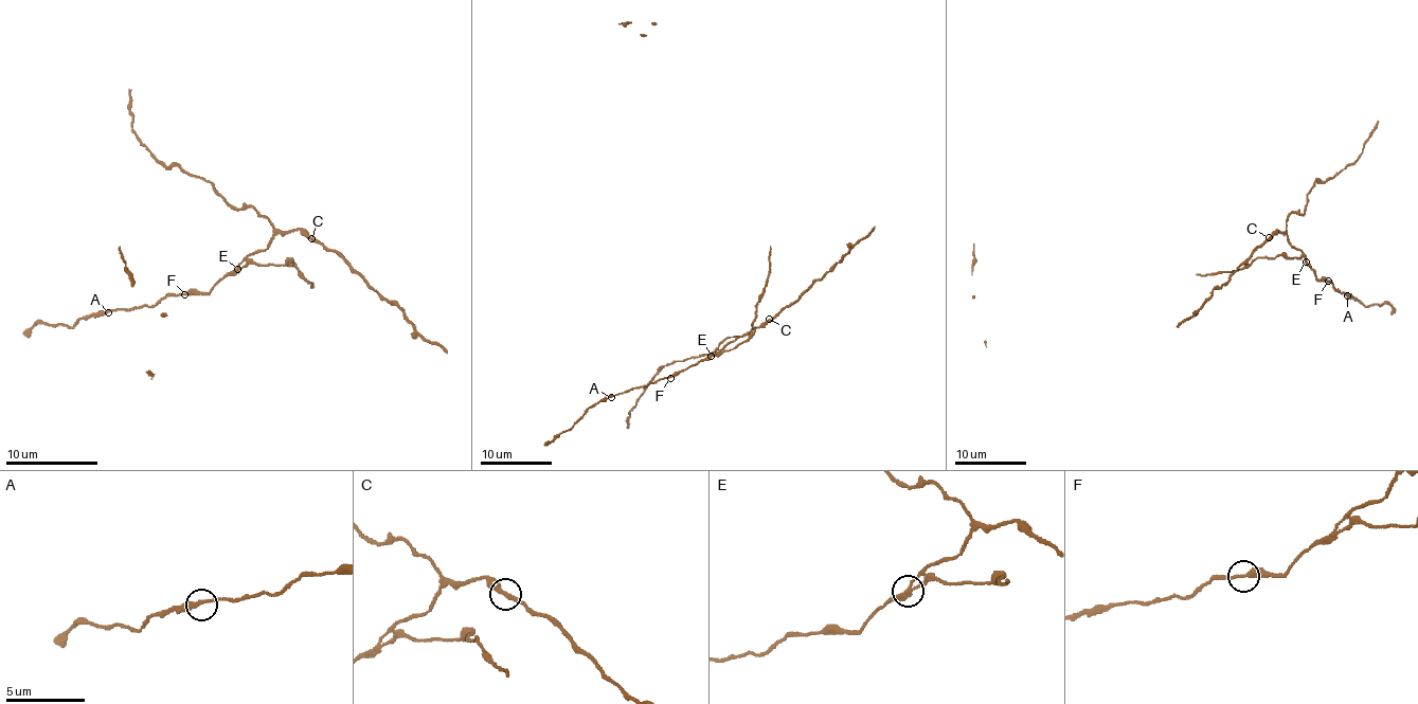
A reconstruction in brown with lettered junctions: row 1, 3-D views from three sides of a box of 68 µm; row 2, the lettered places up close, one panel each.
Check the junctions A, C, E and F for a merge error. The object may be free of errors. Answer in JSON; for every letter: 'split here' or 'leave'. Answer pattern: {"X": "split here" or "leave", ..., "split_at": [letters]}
{"A": "leave", "C": "leave", "E": "split here", "F": "leave", "split_at": ["E"]}

